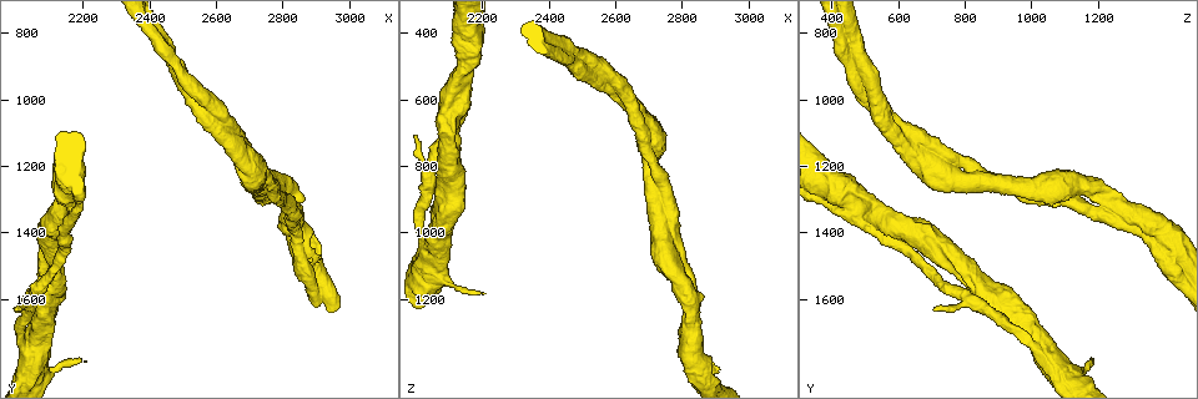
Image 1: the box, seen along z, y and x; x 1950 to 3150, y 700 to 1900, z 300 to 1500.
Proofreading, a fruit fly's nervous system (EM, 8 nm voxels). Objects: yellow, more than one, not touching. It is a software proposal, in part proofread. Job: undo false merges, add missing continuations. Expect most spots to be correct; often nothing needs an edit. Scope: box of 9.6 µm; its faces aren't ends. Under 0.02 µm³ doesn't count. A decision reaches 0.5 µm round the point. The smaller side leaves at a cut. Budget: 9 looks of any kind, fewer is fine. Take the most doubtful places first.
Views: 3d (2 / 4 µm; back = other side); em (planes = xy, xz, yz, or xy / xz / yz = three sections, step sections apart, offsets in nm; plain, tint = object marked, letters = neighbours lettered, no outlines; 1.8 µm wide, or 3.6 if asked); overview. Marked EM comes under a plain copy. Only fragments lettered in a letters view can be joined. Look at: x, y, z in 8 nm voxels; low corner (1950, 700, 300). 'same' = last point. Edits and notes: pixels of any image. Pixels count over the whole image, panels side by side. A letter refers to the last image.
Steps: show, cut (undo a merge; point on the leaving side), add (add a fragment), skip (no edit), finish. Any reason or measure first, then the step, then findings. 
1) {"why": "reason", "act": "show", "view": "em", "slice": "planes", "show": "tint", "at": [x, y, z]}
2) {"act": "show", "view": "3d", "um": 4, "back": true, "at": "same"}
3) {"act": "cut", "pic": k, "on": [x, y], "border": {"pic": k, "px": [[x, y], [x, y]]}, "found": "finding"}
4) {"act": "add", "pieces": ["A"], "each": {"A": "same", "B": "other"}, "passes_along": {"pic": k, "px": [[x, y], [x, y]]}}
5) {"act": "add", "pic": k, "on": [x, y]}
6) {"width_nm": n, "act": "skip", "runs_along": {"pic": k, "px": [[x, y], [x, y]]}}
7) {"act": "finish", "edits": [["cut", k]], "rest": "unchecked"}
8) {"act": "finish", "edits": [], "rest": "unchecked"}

{"why": "calibre changes", "act": "show", "view": "3d", "um": 4, "at": [2830, 1400, 1360]}

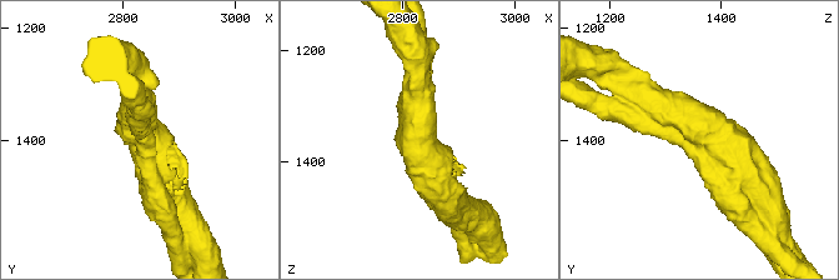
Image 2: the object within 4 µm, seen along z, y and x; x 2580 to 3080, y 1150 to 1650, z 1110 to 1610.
{"arms": 3, "arm_widths_nm": [300, 360, 400], "why": "now the EM", "act": "show", "view": "em", "um": 3.6, "slice": "xz", "step": 4, "show": "tint", "at": [2835, 1395, 1365]}

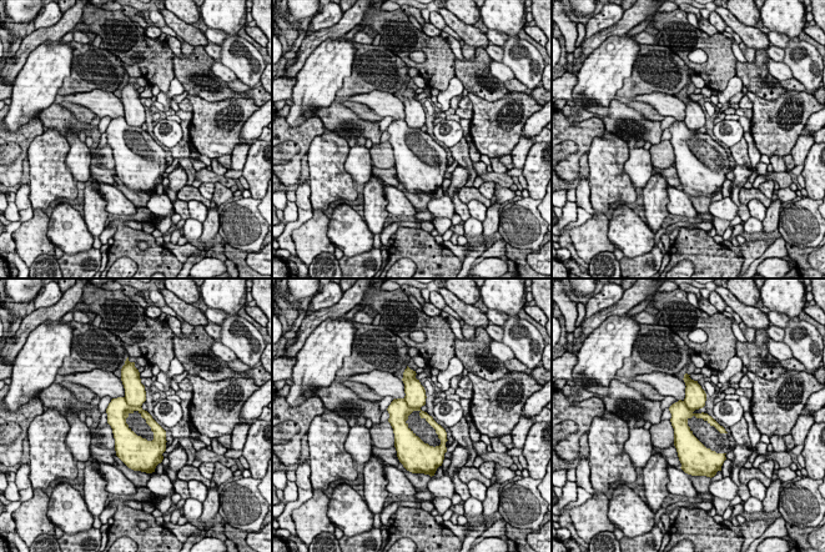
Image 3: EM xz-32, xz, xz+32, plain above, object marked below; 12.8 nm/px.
{"act": "show", "view": "em", "um": 3.6, "slice": "planes", "show": "letters", "at": "same"}

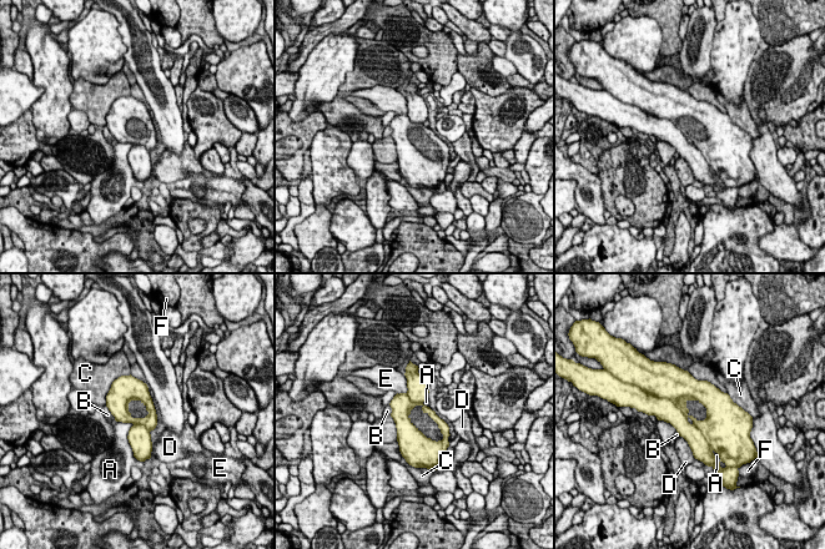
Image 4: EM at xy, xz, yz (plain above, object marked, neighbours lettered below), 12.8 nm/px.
{"longest_contact_nm": ["A", 500], "act": "skip", "each": {"A": "other", "B": "other", "C": "other", "D": "other", "E": "other", "F": "other"}, "border": {"pic": 4, "px": [[116, 421], [132, 424], [134, 456]]}, "found": "all the same neuron"}

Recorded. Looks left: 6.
{"why": "thick turns thin", "act": "show", "view": "em", "um": 3.6, "slice": "planes", "show": "letters", "at": [2800, 1290, 1100]}

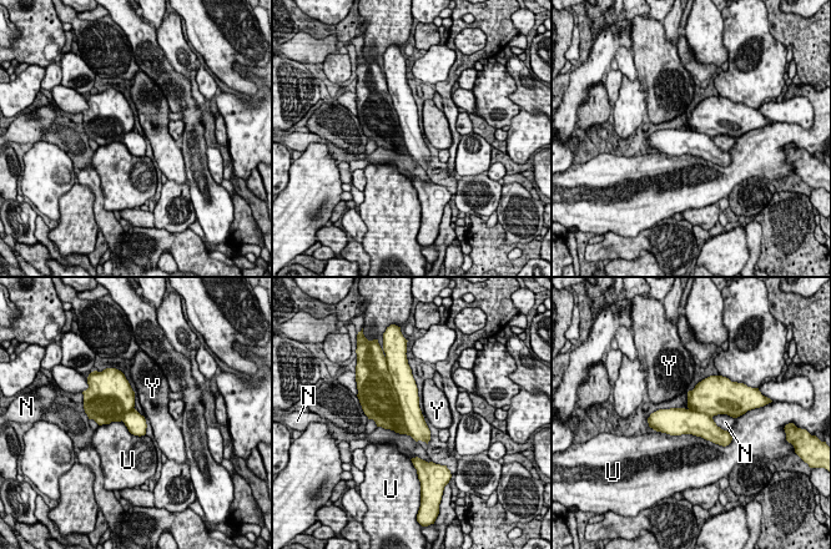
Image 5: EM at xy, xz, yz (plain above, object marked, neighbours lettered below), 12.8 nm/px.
{"width_nm": 280, "act": "skip", "each": {"N": "other", "U": "other", "Y": "other"}, "border": {"pic": 5, "px": [[654, 429], [700, 436], [723, 447]]}, "found": "one neuron here"}

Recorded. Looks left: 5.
{"act": "show", "view": "em", "slice": "planes", "show": "letters", "at": [2460, 870, 470]}

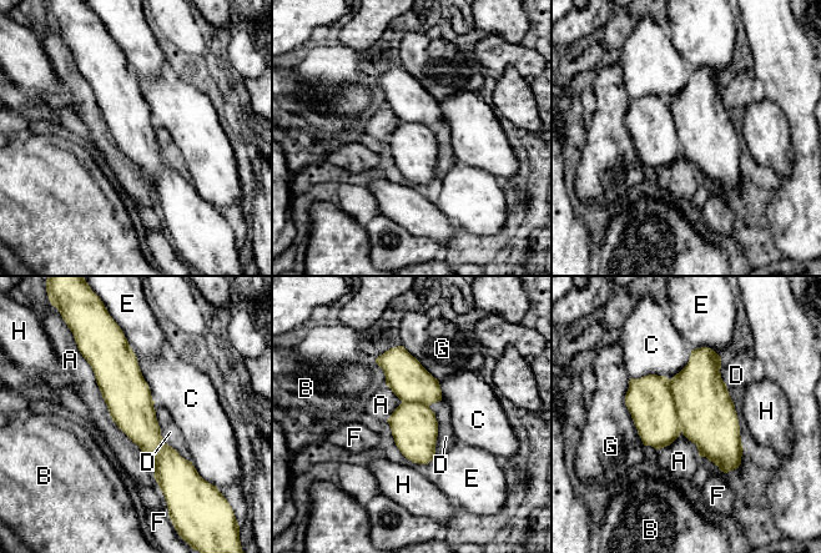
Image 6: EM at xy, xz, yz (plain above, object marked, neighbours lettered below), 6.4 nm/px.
{"longest_contact_nm": ["A", 850], "act": "skip", "each": {"A": "other", "B": "other", "C": "other", "D": "other", "E": "other", "F": "other", "G": "other", "H": "other"}, "border": {"pic": 6, "px": [[77, 348], [111, 420], [149, 461]]}, "found": "one neuron here"}

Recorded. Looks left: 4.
{"act": "show", "view": "em", "slice": "xy", "step": 8, "show": "letters", "at": [2160, 1280, 450]}

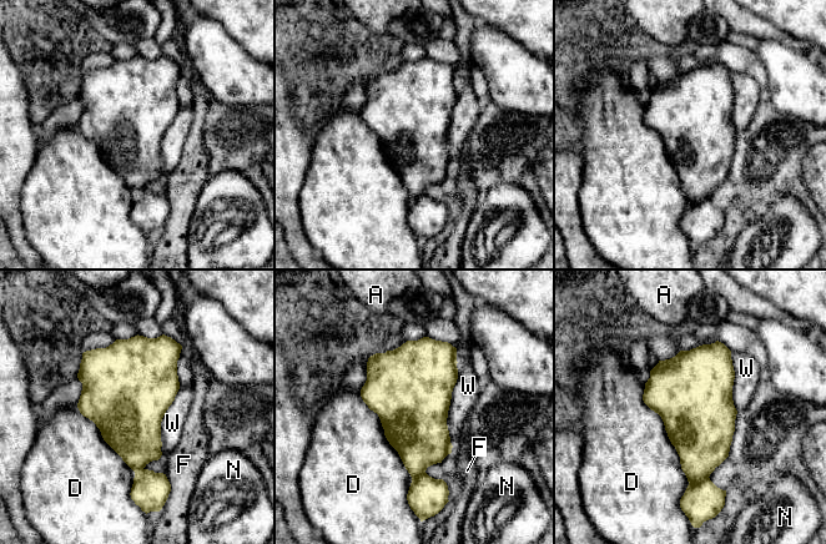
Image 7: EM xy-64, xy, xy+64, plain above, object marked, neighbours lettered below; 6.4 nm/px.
{"longest_contact_nm": ["D", 750], "act": "skip", "each": {"A": "other", "D": "other", "F": "other", "N": "other", "W": "other"}, "border": {"pic": 7, "px": [[458, 362], [447, 418], [452, 446]]}, "found": "all the same neuron"}

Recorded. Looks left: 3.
{"act": "finish", "edits": [], "rest": "unchecked"}

